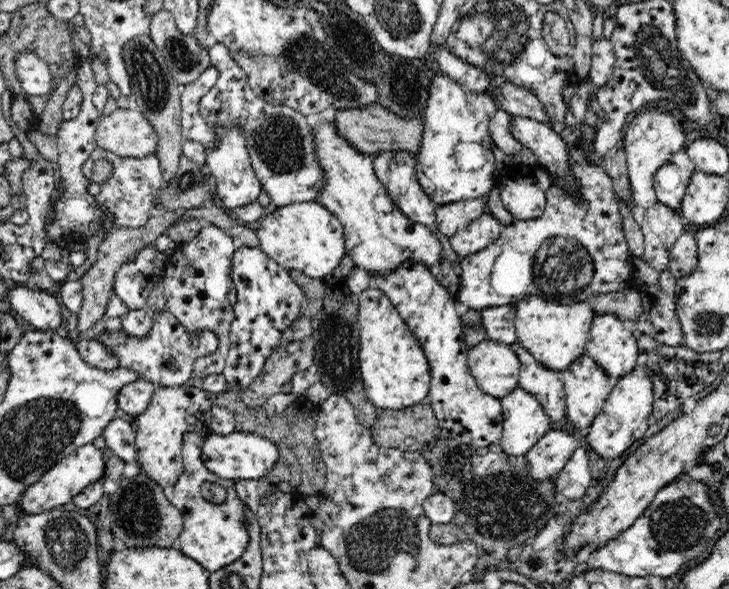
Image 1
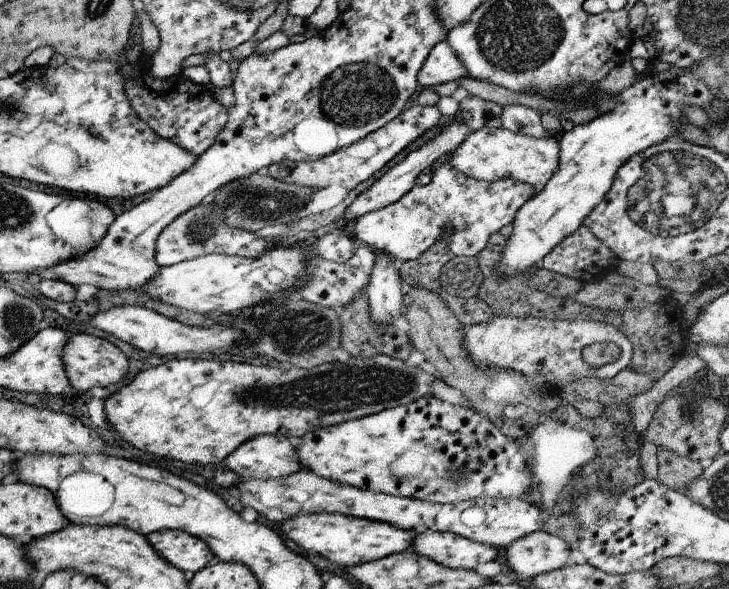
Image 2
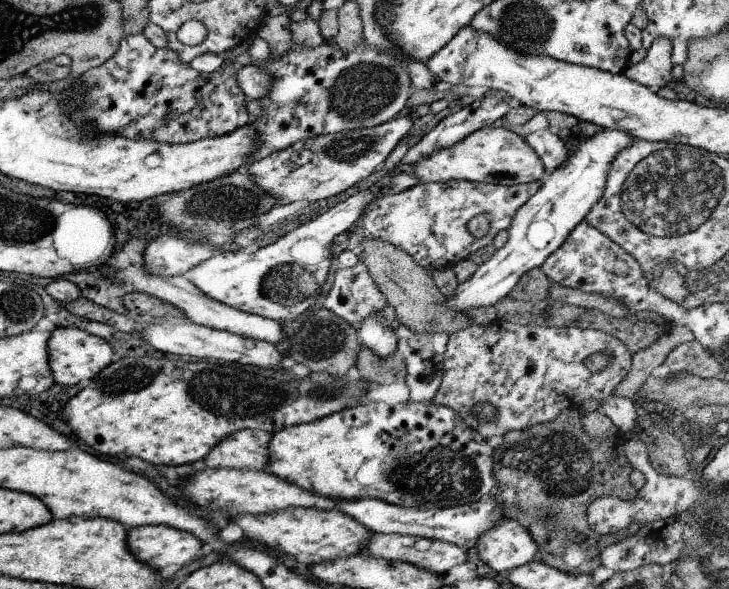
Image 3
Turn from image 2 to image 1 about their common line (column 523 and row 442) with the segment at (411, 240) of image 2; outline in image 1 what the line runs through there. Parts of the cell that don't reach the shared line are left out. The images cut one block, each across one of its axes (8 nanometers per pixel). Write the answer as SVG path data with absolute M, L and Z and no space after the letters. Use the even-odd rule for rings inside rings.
M186 432L183 440L183 471L174 482L174 491L170 502L183 516L183 530L179 534L180 552L191 560L198 562L210 573L226 567L238 560L248 546L249 534L244 526L246 517L244 503L236 496L234 481L222 480L212 474L201 461L201 448L205 437ZM212 482L222 486L228 496L222 504L212 504L202 496L202 484Z

